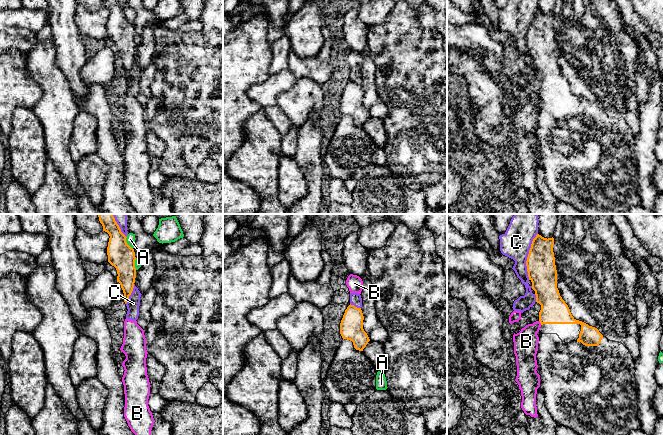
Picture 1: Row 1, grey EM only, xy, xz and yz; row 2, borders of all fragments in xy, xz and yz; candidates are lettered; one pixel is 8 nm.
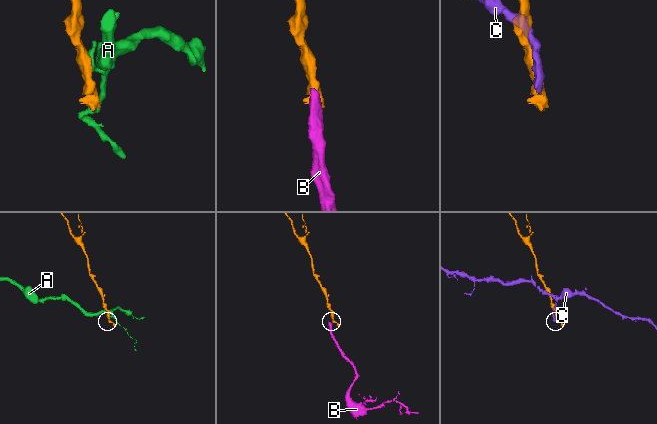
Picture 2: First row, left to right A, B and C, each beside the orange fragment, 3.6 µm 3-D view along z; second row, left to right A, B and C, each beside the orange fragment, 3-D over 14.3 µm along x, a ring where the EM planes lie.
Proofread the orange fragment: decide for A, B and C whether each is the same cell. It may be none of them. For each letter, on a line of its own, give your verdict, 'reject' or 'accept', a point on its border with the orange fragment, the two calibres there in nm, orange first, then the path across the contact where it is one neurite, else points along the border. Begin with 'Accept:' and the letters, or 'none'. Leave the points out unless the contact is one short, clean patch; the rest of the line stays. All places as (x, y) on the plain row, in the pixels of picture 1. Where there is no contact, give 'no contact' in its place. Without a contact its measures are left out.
Accept: none
A: reject | xy (126, 19) | 200/70 nm | along xy (126, 13), (126, 18), (132, 24)
B: reject | yz (540, 98) | 220/190 nm | along yz (539, 96), (541, 100)
C: reject | yz (528, 32) | 240/240 nm

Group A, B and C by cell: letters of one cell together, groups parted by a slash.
A / B C

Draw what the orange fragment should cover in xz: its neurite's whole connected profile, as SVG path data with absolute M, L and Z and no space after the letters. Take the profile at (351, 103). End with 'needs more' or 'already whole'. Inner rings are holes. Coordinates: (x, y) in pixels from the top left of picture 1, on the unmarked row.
M349 81L340 99L340 110L343 115L353 118L354 124L363 127L370 117L363 105L364 92L361 84Z; already whole

